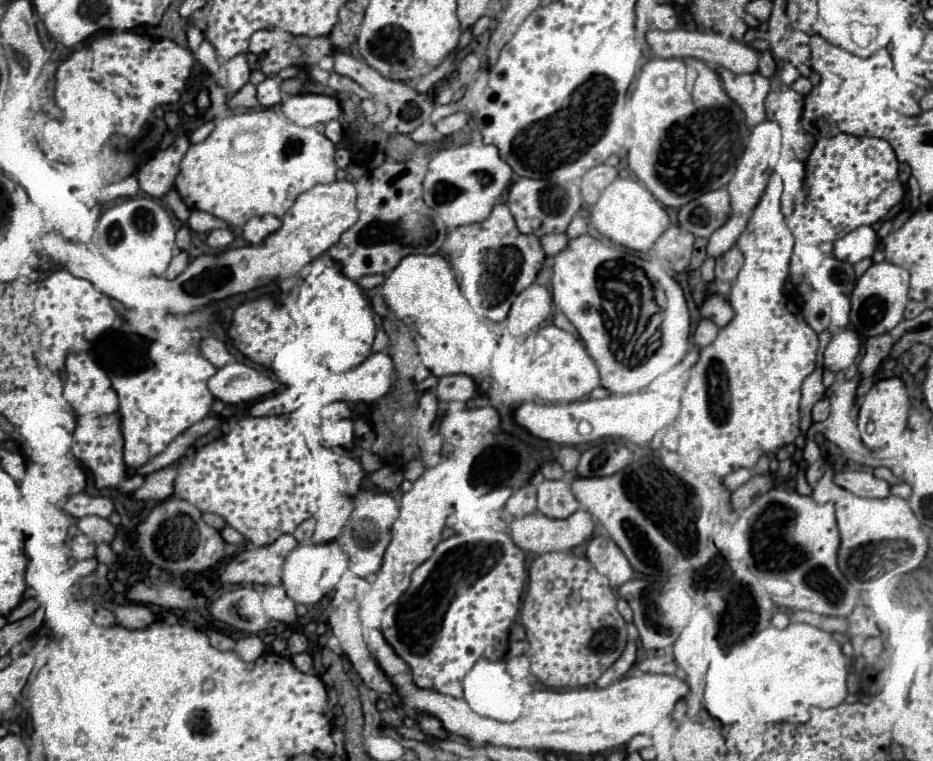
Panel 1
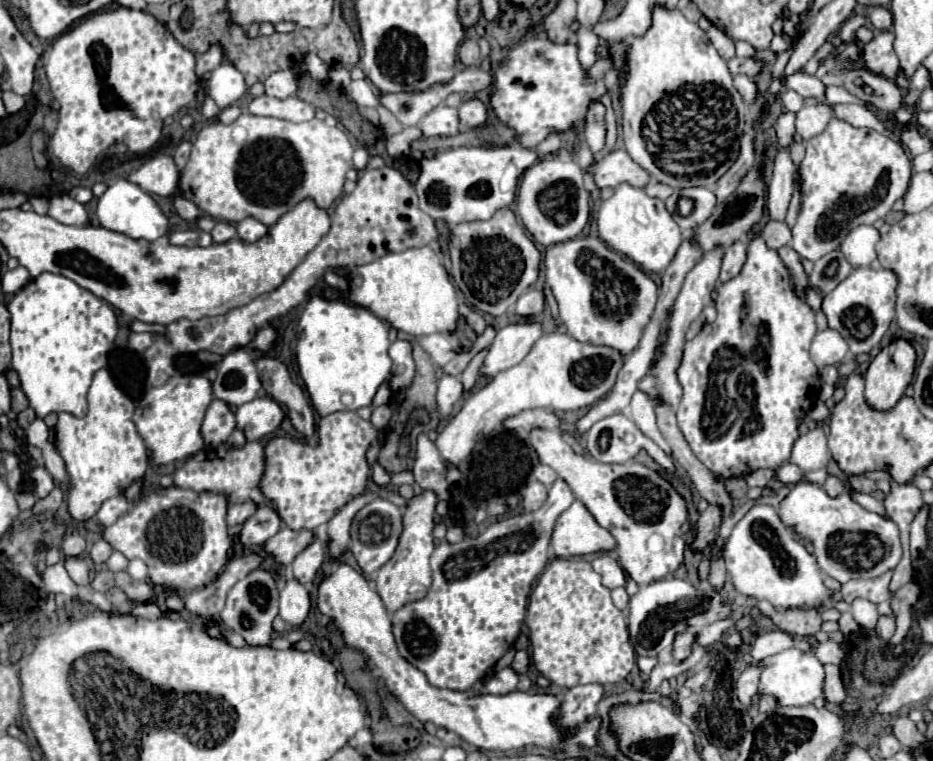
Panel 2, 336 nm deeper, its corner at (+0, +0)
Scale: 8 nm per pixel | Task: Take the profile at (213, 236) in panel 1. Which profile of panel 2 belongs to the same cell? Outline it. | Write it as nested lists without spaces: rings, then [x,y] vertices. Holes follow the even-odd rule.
[[[217,222],[215,228],[213,228],[213,232],[211,232],[211,236],[213,236],[213,242],[233,240],[233,238],[237,238],[235,224],[231,224],[231,222]]]

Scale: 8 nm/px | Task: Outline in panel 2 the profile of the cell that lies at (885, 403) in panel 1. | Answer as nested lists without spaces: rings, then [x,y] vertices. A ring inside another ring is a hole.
[[[897,338],[893,342],[889,342],[887,346],[883,346],[881,352],[873,358],[873,362],[869,364],[869,368],[865,372],[865,398],[867,398],[867,402],[875,410],[893,408],[899,402],[899,398],[903,396],[907,384],[911,382],[913,370],[915,370],[915,350],[909,340]]]

